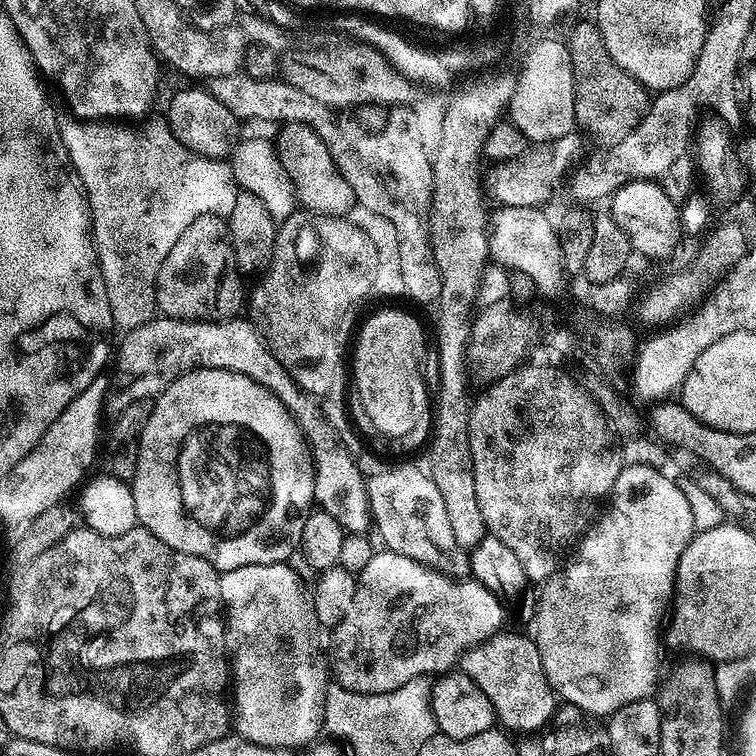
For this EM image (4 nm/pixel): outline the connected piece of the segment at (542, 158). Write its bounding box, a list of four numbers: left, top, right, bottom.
[486,131,584,208]

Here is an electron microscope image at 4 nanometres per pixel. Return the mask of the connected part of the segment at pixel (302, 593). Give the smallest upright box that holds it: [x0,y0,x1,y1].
[221,562,330,750]

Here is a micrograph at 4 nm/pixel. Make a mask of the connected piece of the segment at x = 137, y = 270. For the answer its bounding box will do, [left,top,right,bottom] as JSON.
[60,114,238,333]

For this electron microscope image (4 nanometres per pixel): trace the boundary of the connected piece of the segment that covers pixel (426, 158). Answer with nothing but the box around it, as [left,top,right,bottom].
[210,71,441,305]

